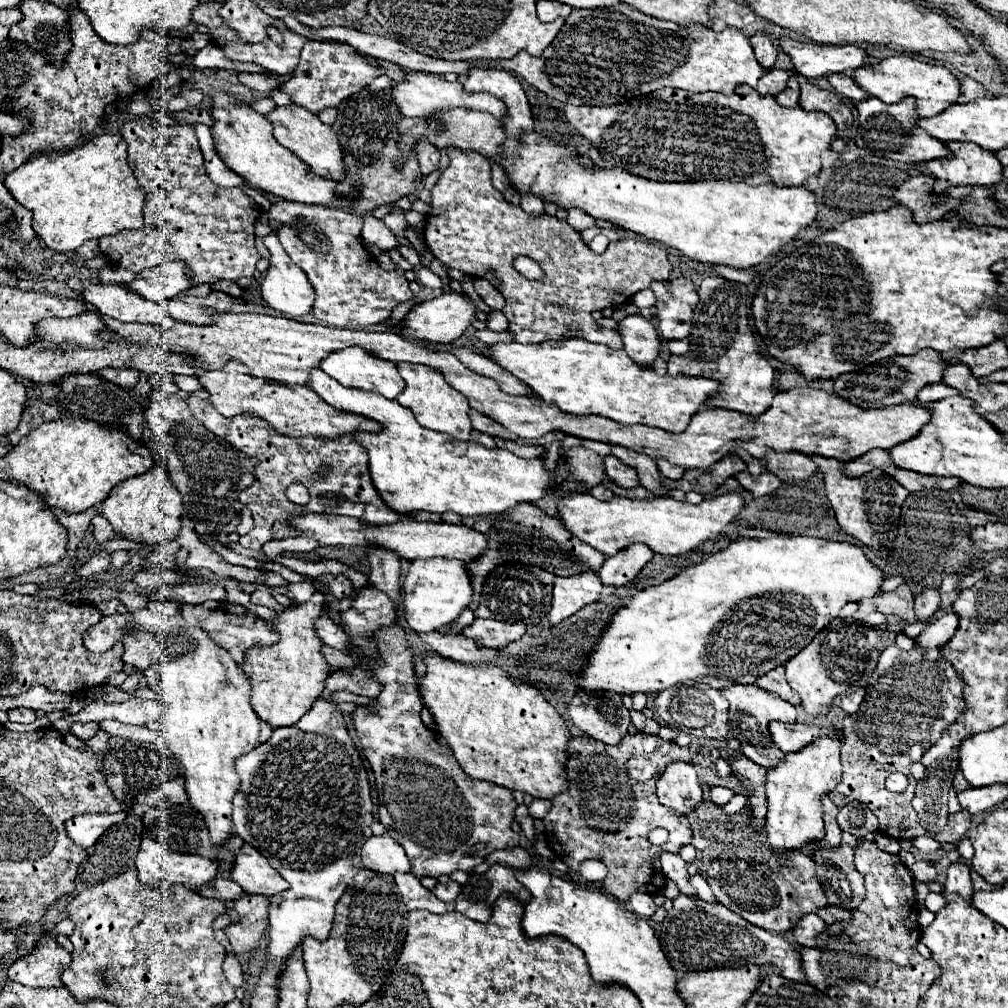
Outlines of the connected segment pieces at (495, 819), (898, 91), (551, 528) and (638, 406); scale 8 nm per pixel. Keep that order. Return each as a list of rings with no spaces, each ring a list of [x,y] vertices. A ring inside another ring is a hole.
[[[396,620],[390,626],[378,630],[374,644],[378,648],[378,654],[382,656],[382,664],[364,664],[364,668],[376,676],[382,692],[374,698],[372,704],[356,706],[350,716],[356,728],[356,736],[362,744],[362,752],[370,762],[376,778],[378,818],[386,826],[386,832],[406,850],[412,864],[412,874],[418,878],[438,878],[442,874],[452,874],[454,870],[472,870],[482,864],[484,856],[488,856],[490,852],[518,846],[520,836],[512,830],[512,814],[516,806],[512,790],[494,782],[472,780],[454,758],[450,746],[442,738],[438,738],[434,730],[422,724],[420,710],[424,708],[424,704],[416,688],[418,678],[414,674],[414,654],[400,622]],[[474,844],[484,844],[484,854],[466,856],[468,848],[472,848]]]
[[[892,56],[892,58],[880,60],[876,64],[858,68],[854,72],[854,80],[870,96],[876,96],[876,98],[880,98],[886,104],[900,102],[906,96],[914,96],[918,100],[916,102],[918,116],[922,116],[922,118],[936,116],[942,110],[946,110],[952,104],[956,104],[956,100],[960,98],[960,86],[962,86],[960,80],[946,66],[926,64],[926,62],[920,62],[920,60],[912,58],[912,56]]]
[[[518,504],[516,508],[512,508],[508,512],[512,514],[510,520],[492,524],[494,530],[488,532],[490,550],[484,554],[484,558],[478,558],[478,562],[468,564],[468,570],[474,572],[474,592],[476,594],[480,592],[482,582],[488,576],[488,572],[492,572],[492,568],[502,562],[532,564],[532,566],[540,566],[556,576],[570,576],[570,574],[586,572],[588,568],[598,570],[602,566],[602,562],[606,560],[606,556],[602,556],[598,550],[594,550],[586,542],[574,538],[574,534],[558,518],[546,516],[532,504]]]
[[[566,338],[566,340],[546,340],[534,346],[524,346],[518,342],[512,344],[494,344],[490,346],[490,358],[506,368],[510,374],[526,382],[542,400],[548,404],[556,404],[560,410],[568,414],[598,414],[622,424],[644,424],[662,428],[666,432],[680,434],[686,430],[690,418],[700,410],[700,406],[718,390],[718,382],[710,378],[694,378],[694,376],[660,376],[652,366],[640,366],[632,362],[624,350],[612,350],[604,344],[594,344],[584,338]]]

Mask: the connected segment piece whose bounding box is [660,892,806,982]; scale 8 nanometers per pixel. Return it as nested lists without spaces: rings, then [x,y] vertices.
[[[680,892],[680,896],[674,900],[672,910],[660,924],[660,944],[670,966],[678,974],[710,968],[740,968],[744,964],[762,966],[774,962],[784,978],[806,982],[800,970],[798,950],[790,948],[790,944],[782,936],[774,936],[768,930],[746,922],[742,916],[720,902],[706,902],[698,896],[694,898]]]

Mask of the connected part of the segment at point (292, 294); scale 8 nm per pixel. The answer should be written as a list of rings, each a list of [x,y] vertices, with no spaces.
[[[276,234],[264,236],[264,244],[270,250],[270,268],[268,268],[266,276],[260,282],[260,292],[262,292],[264,302],[268,306],[288,314],[290,318],[298,318],[298,316],[308,314],[312,310],[312,304],[314,304],[314,290],[312,290],[306,274],[292,262],[286,250],[282,248],[282,244],[278,242]]]

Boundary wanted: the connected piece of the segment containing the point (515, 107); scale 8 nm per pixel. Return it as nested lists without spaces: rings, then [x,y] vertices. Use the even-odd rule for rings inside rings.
[[[472,68],[466,82],[466,92],[488,92],[500,98],[508,106],[510,118],[506,118],[506,136],[520,138],[520,134],[534,130],[532,110],[526,98],[526,92],[518,78],[506,70],[492,68]]]

